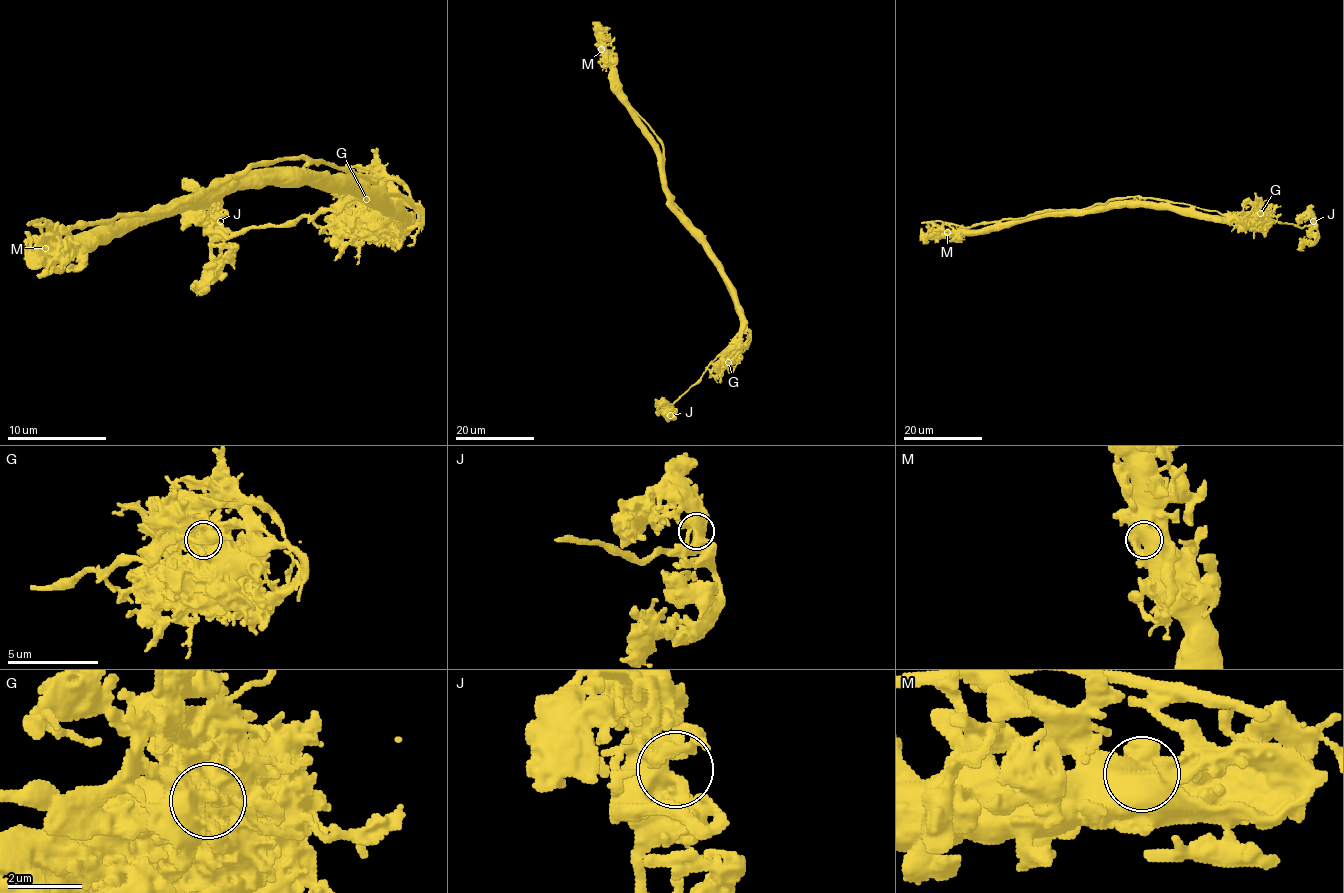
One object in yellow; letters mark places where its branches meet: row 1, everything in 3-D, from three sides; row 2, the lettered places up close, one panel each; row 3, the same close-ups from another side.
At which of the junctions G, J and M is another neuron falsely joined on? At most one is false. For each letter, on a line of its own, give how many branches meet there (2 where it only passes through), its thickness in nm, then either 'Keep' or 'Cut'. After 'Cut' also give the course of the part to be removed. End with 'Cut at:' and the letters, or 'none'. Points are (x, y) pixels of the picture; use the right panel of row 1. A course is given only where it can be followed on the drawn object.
G: Branches: 1. Thickness 1250 nm. Cut. Course of the part to remove: (1260, 212), (1221, 215), (1184, 203), (1126, 197), (1082, 209), (1042, 210), (960, 227), (944, 221), (921, 222)
J: Branches: 3. Thickness 440 nm. Keep
M: Branches: 1. Thickness 1150 nm. Keep
Cut at: G

